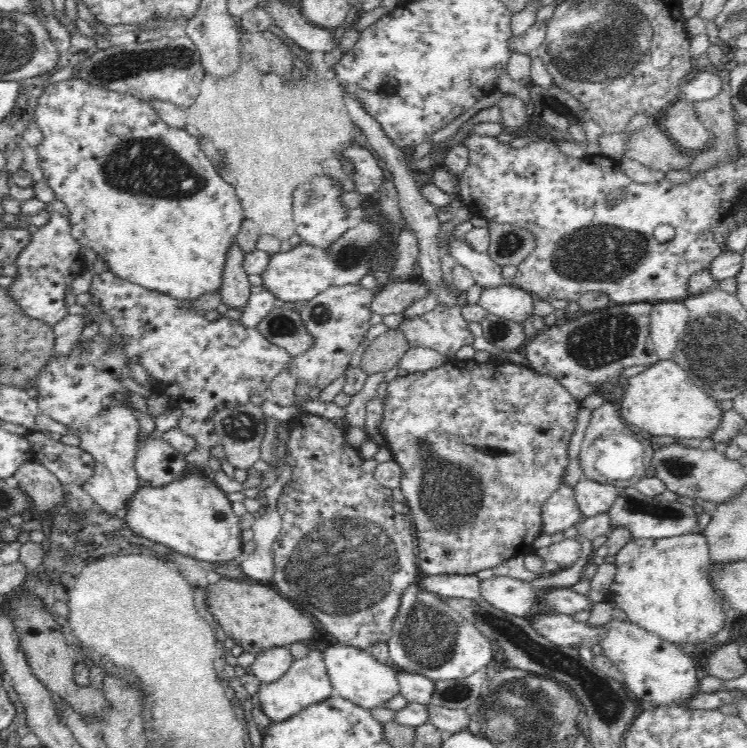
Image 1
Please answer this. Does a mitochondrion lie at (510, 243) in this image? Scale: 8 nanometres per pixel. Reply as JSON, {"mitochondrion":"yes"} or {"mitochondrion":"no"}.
{"mitochondrion":"yes"}

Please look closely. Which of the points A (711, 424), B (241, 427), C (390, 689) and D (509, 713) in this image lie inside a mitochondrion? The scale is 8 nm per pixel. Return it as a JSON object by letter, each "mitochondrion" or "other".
{"A":"other","B":"mitochondrion","C":"other","D":"mitochondrion"}

